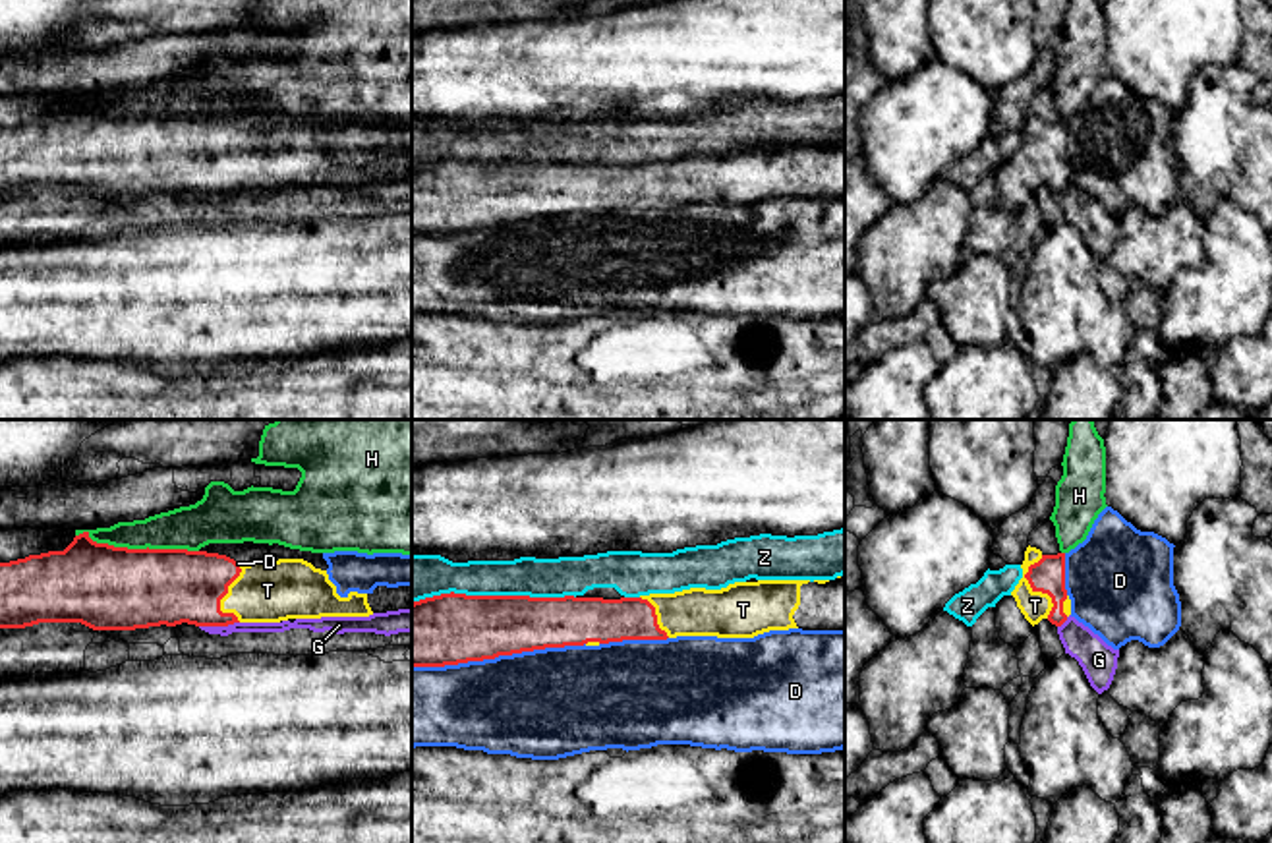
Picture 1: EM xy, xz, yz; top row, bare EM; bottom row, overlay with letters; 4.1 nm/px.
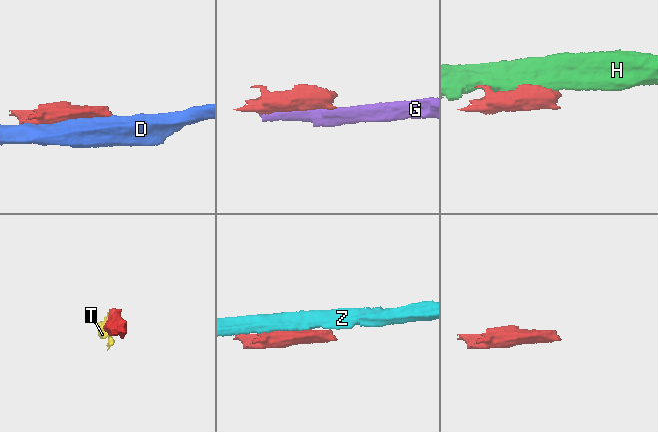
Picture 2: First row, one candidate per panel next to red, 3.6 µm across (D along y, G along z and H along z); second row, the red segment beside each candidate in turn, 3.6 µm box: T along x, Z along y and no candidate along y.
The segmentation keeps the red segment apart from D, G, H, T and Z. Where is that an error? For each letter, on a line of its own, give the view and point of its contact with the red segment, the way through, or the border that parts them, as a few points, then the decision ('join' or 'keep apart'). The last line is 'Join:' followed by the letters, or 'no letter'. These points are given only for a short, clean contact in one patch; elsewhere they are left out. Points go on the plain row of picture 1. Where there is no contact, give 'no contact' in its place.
D: meets red in xz at (497, 223); keep apart
G: meets red in xy at (219, 192); keep apart
H: meets red in xy at (138, 116); keep apart
T: meets red in yz at (1035, 157); join
Z: meets red in xz at (493, 163); keep apart
Join: T

